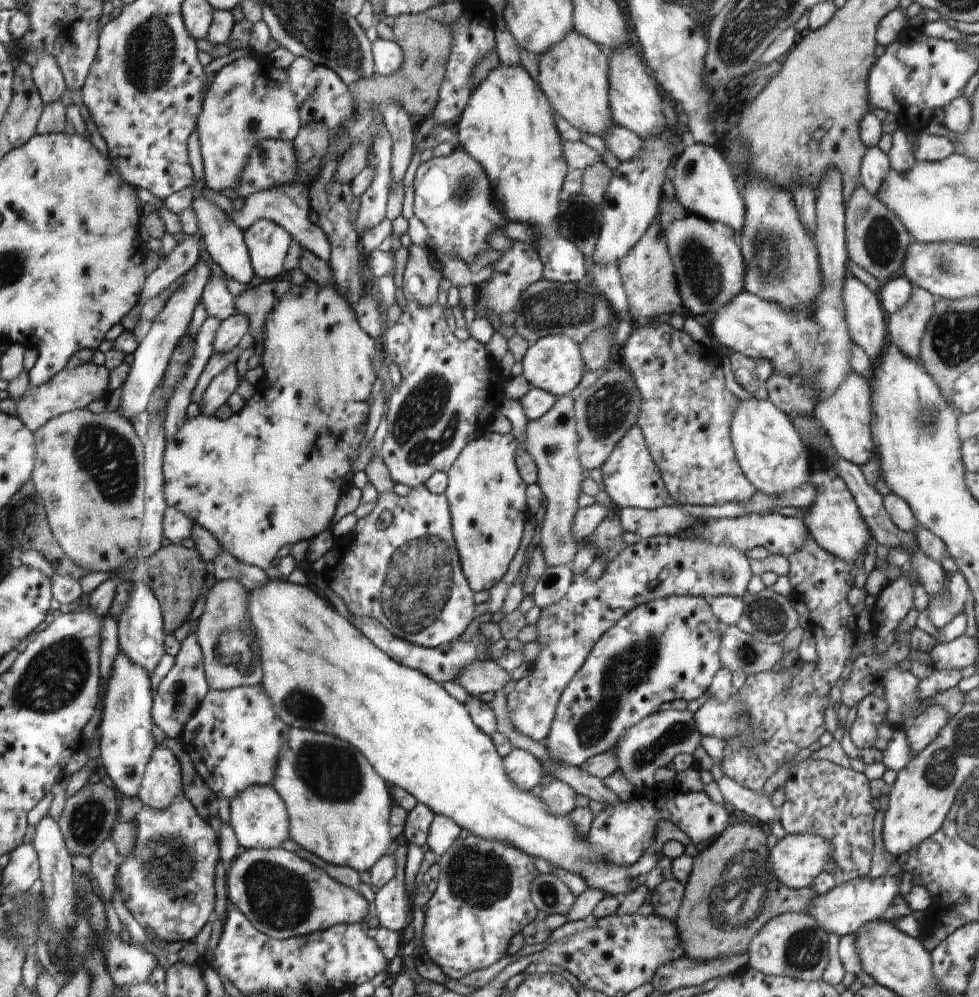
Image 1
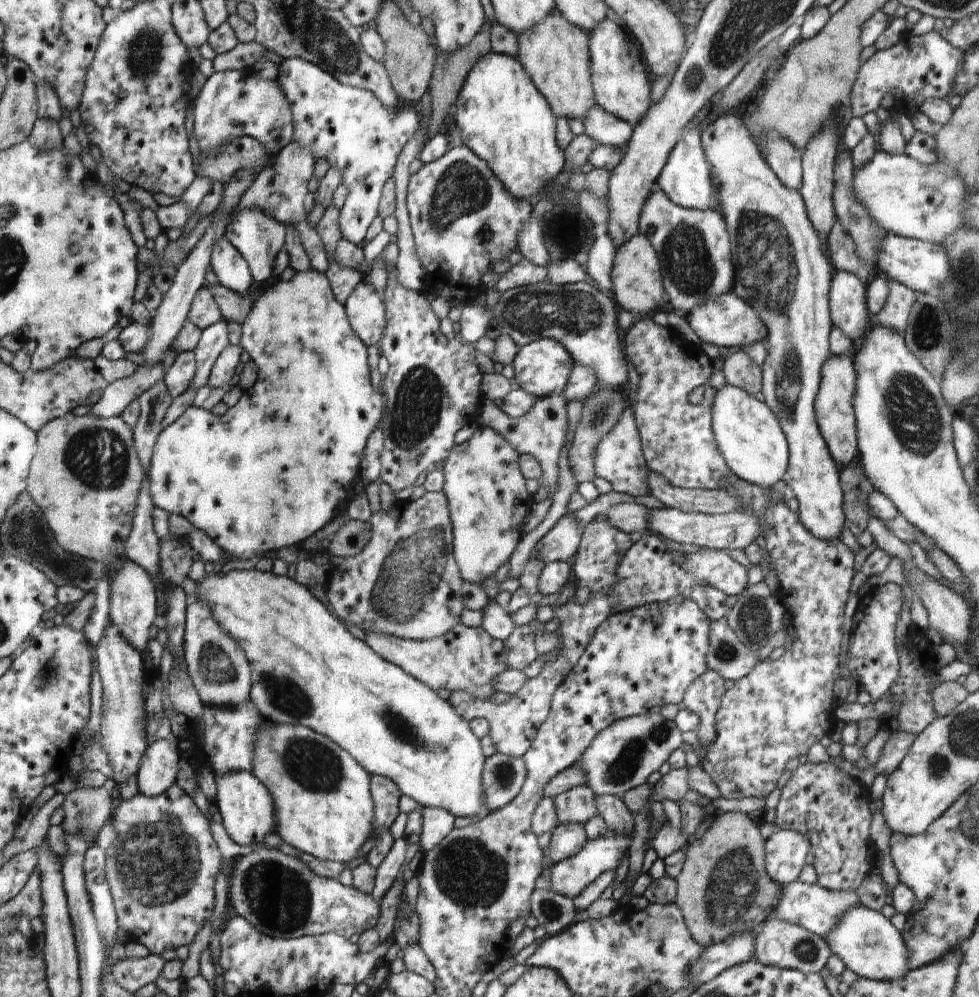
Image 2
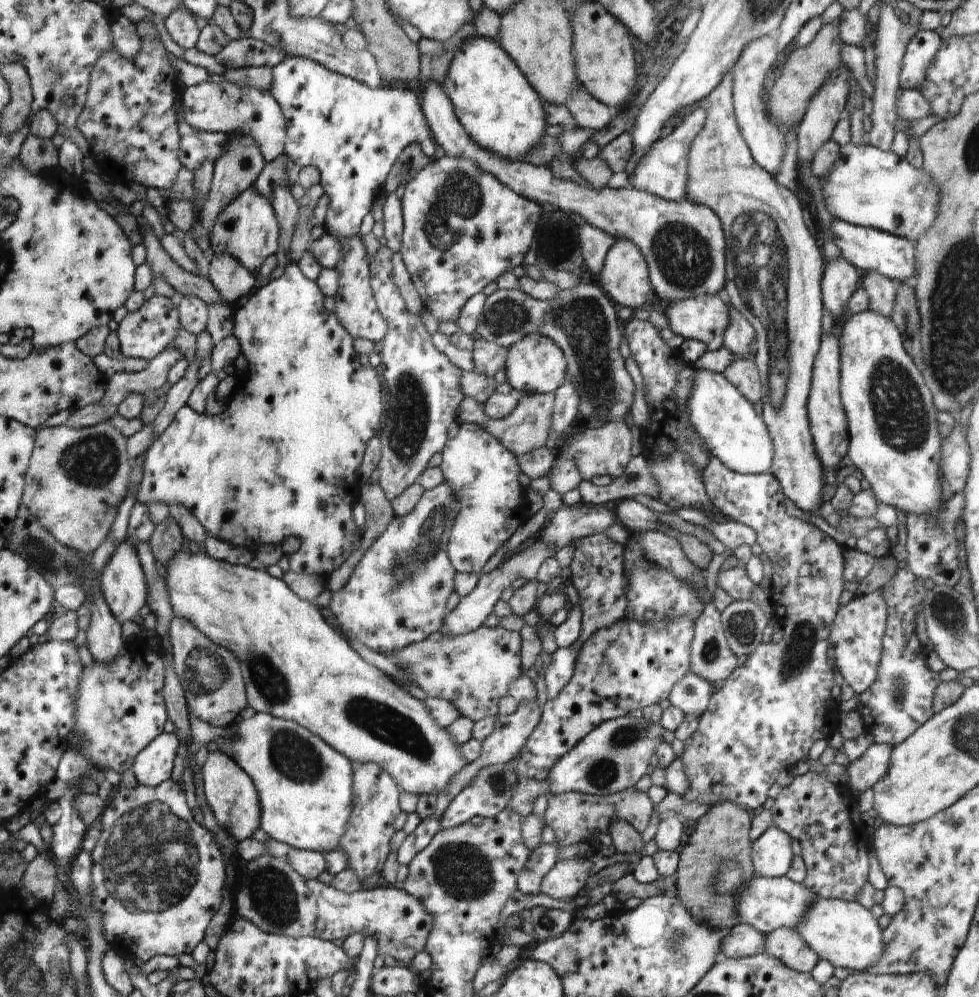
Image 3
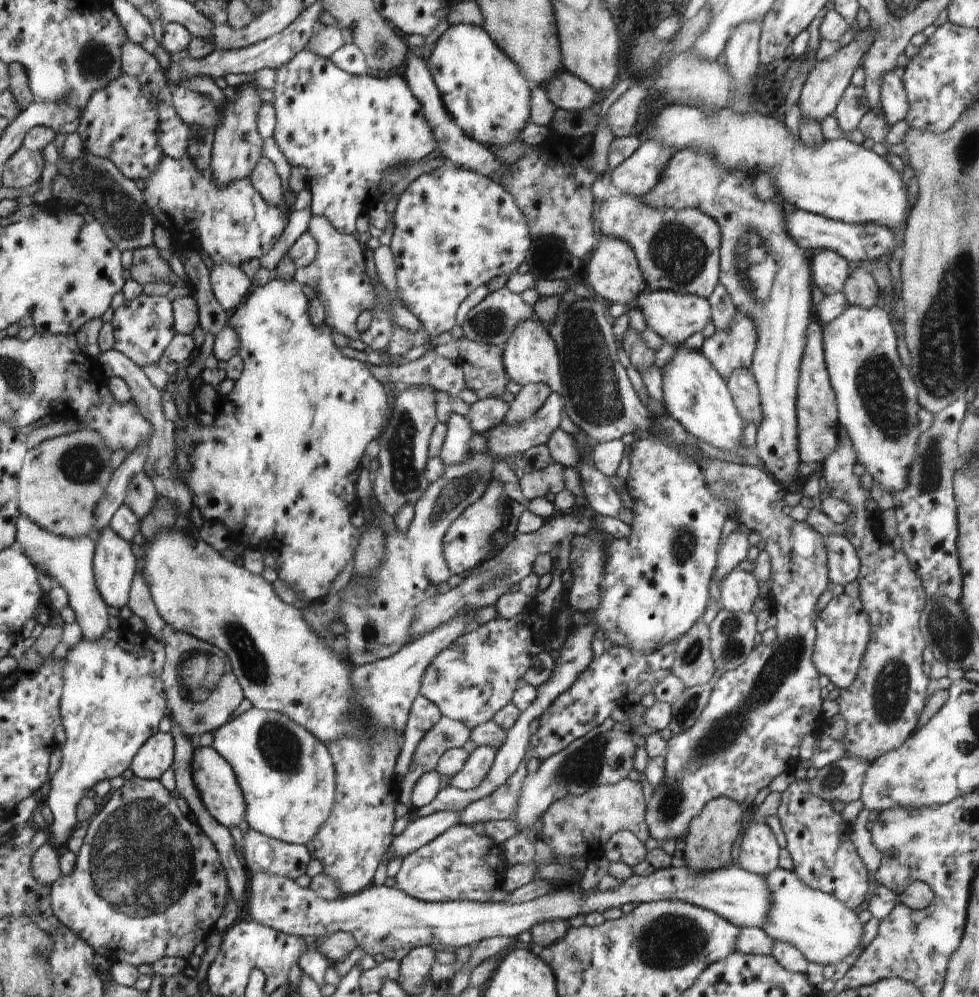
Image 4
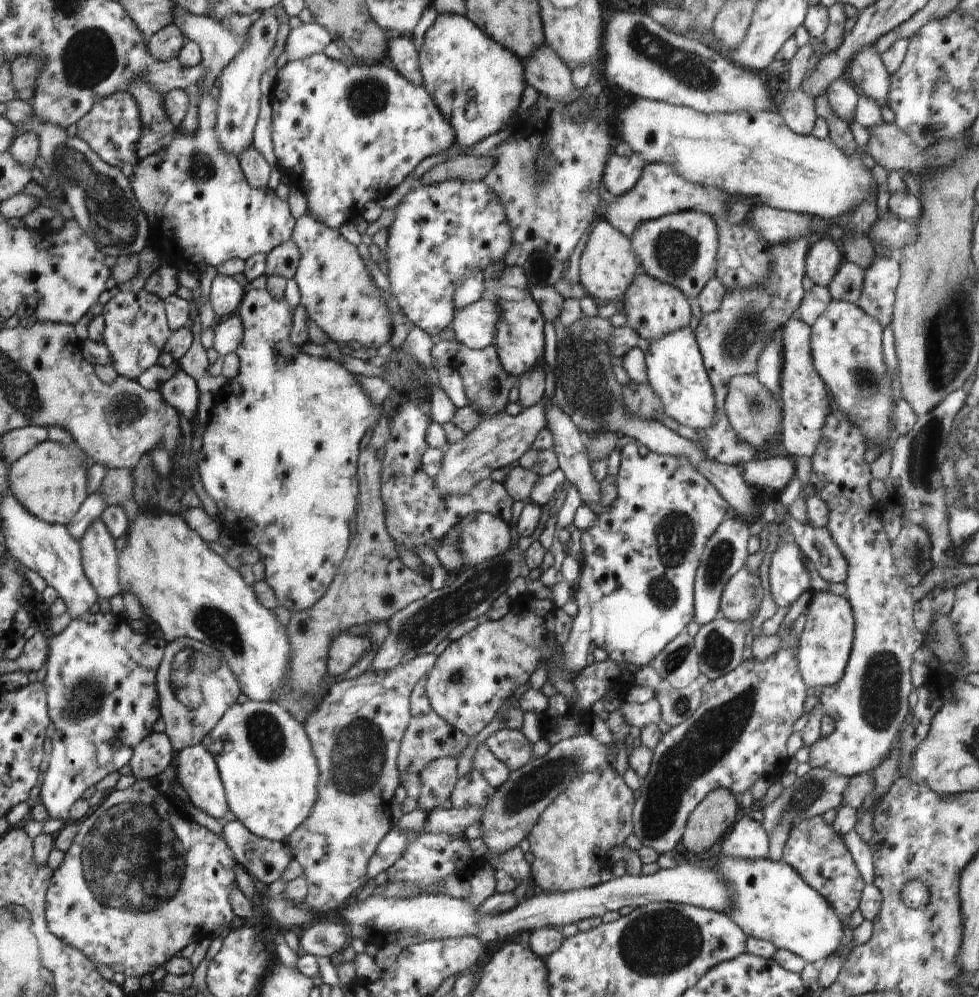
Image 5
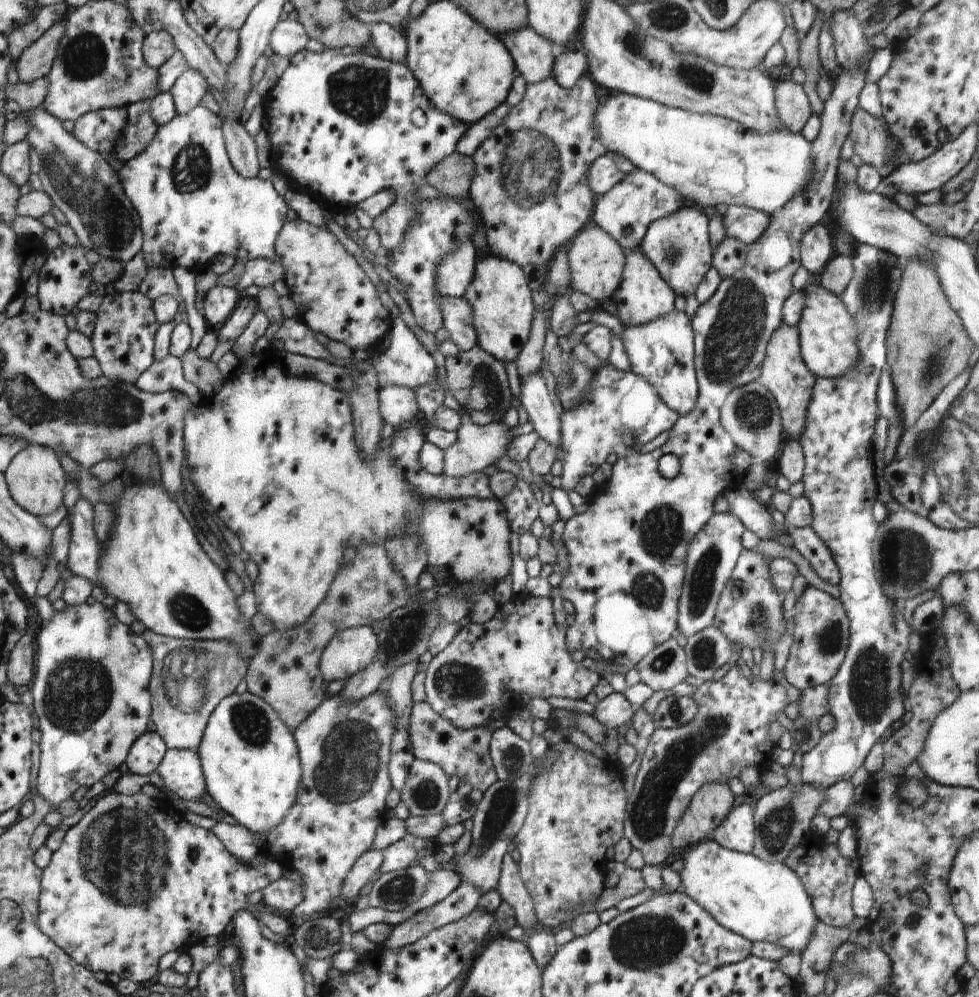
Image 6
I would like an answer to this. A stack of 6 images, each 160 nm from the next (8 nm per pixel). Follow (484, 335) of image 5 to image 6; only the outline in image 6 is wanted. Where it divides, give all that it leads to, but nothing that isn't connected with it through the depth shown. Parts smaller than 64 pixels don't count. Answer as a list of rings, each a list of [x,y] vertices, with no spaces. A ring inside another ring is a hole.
[[[439,296],[444,318],[443,327],[450,332],[452,342],[460,351],[467,351],[478,344],[478,332],[474,328],[474,308],[464,298]]]

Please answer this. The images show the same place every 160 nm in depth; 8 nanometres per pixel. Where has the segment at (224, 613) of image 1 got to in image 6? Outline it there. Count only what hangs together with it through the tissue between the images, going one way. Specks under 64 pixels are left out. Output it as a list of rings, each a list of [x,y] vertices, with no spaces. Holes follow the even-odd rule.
[[[146,629],[143,632],[148,646],[154,656],[153,673],[151,674],[150,691],[152,700],[152,722],[155,730],[166,743],[168,749],[190,749],[196,751],[207,722],[216,705],[236,690],[240,680],[247,671],[247,658],[243,657],[241,648],[234,641],[175,639],[154,634]]]

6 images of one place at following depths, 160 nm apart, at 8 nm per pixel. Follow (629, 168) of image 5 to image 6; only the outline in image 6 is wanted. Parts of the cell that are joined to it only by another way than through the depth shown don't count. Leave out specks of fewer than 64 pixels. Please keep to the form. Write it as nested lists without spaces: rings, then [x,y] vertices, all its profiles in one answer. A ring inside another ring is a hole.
[[[610,154],[596,157],[587,170],[587,181],[590,190],[598,196],[607,193],[617,185],[626,175],[616,166]]]

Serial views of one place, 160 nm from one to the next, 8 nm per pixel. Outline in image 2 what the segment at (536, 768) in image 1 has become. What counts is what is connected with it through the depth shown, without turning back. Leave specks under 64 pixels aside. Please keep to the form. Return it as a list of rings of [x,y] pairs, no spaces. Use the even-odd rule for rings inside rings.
[[[494,753],[486,758],[483,770],[486,804],[490,811],[498,810],[514,800],[526,780],[526,767],[521,758]]]

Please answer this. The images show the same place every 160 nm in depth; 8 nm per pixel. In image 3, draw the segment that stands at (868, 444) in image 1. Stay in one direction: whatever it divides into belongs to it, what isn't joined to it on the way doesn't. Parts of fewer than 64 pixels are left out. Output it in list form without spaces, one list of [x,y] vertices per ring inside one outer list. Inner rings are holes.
[[[822,333],[813,364],[811,385],[807,398],[807,415],[817,457],[823,468],[839,466],[849,447],[846,413],[840,394],[840,347],[836,333]]]

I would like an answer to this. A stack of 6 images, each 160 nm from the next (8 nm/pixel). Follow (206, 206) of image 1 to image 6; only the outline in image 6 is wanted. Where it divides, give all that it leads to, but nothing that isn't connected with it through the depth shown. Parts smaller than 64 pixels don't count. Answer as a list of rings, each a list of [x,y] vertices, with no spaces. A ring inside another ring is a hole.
[[[216,285],[211,288],[203,298],[203,309],[201,311],[206,324],[218,326],[228,320],[228,316],[235,310],[238,302],[238,291],[232,287]]]

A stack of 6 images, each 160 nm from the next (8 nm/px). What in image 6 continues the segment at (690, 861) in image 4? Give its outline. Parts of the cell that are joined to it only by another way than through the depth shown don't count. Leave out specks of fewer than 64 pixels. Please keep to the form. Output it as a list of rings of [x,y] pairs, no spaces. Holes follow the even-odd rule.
[[[704,783],[676,823],[671,836],[673,848],[697,845],[712,836],[734,806],[734,798],[726,783]]]

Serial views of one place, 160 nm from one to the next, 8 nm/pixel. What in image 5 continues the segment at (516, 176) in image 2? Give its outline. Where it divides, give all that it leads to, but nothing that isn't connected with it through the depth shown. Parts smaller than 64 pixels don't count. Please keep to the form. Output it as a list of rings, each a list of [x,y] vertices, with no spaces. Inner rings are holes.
[[[444,13],[439,14],[432,26],[428,28],[424,34],[424,41],[422,46],[418,51],[420,72],[422,73],[423,85],[425,86],[426,92],[431,94],[431,97],[434,99],[436,106],[442,111],[444,116],[446,116],[450,121],[451,125],[455,127],[455,134],[458,136],[458,141],[456,144],[460,147],[472,147],[474,144],[482,141],[484,138],[499,132],[504,129],[505,124],[512,120],[513,114],[518,112],[518,106],[521,101],[521,96],[523,90],[526,86],[525,74],[523,69],[523,62],[520,60],[511,50],[508,50],[507,47],[503,47],[499,43],[492,39],[469,19],[466,15],[460,16],[457,14]]]

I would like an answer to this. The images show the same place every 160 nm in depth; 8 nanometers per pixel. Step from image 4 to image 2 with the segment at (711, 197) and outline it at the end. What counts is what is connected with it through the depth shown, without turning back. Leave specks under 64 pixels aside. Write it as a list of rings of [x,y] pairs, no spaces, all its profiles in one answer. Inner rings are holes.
[[[734,113],[720,115],[719,117],[711,119],[702,129],[701,143],[707,161],[711,164],[712,186],[715,190],[715,197],[719,200],[719,210],[723,214],[729,234],[729,243],[732,251],[734,252],[734,280],[731,290],[732,292],[736,293],[738,298],[744,299],[746,302],[748,302],[748,304],[755,308],[755,313],[758,315],[758,318],[761,319],[767,330],[766,337],[763,338],[767,355],[761,366],[761,377],[763,380],[761,392],[762,396],[764,396],[764,402],[768,405],[768,408],[777,414],[781,429],[786,435],[788,441],[788,464],[782,480],[789,487],[791,496],[794,496],[794,498],[798,500],[799,511],[797,513],[799,519],[809,530],[809,532],[812,533],[816,538],[820,538],[820,540],[824,539],[825,541],[831,541],[832,539],[839,539],[840,531],[843,528],[846,528],[844,526],[844,512],[842,511],[844,492],[840,488],[839,480],[841,468],[835,463],[835,460],[832,458],[832,455],[828,450],[824,437],[820,434],[820,429],[814,410],[814,401],[816,400],[821,386],[822,365],[829,359],[829,356],[831,355],[828,337],[834,326],[832,324],[830,318],[831,314],[829,311],[829,290],[834,269],[828,261],[828,258],[826,258],[822,251],[820,251],[820,239],[816,229],[812,226],[812,223],[808,218],[808,213],[803,198],[796,189],[789,189],[787,186],[784,186],[776,174],[772,172],[772,169],[768,166],[768,163],[764,160],[762,154],[760,154],[760,150],[755,143],[755,139],[752,138],[751,132],[747,128],[745,119],[738,118],[738,116],[736,116]]]

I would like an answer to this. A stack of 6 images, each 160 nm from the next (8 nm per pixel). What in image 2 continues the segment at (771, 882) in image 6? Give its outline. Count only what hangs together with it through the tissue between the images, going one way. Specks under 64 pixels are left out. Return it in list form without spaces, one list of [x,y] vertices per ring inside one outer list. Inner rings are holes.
[[[856,905],[848,909],[835,929],[830,929],[823,938],[834,953],[859,977],[868,979],[884,979],[885,981],[899,980],[910,970],[907,948],[900,934],[890,919],[884,917],[880,911],[868,909],[864,905]]]

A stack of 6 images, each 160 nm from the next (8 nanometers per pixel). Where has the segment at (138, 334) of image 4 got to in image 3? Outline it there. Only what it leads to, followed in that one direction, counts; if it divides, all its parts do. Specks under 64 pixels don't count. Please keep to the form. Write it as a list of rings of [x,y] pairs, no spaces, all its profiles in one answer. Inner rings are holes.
[[[156,294],[146,299],[138,310],[128,311],[123,320],[119,322],[117,337],[119,338],[120,354],[134,359],[152,360],[164,349],[168,349],[181,329],[177,304],[173,300]]]

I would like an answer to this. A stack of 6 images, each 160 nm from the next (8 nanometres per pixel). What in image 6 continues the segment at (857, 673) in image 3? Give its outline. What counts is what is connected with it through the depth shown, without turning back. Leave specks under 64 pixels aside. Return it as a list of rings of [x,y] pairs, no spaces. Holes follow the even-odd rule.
[[[808,585],[792,609],[794,641],[781,676],[798,690],[829,682],[844,662],[849,645],[849,620],[839,599]]]

